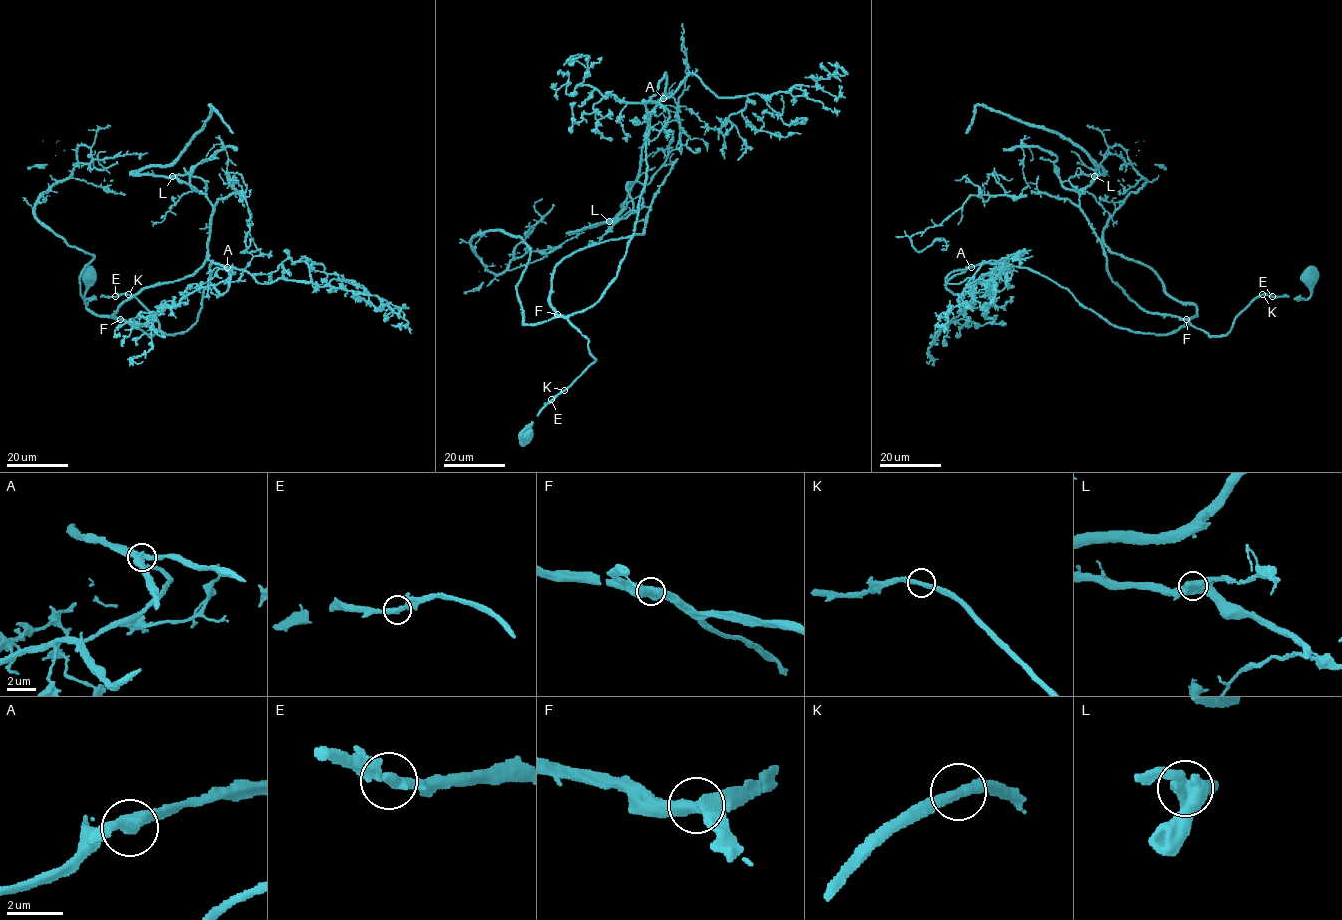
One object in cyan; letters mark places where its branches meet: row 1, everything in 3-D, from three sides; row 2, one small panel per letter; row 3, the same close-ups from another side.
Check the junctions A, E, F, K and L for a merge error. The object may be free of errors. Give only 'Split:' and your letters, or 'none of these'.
Split: L

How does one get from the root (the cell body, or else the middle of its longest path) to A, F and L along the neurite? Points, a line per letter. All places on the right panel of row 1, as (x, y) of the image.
A: (1309, 276), (1306, 299), (1259, 295), (1225, 334), (1210, 336), (1188, 324), (1132, 332), (1026, 268), (971, 267)
F: (1309, 276), (1309, 297), (1294, 299), (1259, 295), (1235, 318), (1225, 334), (1210, 336), (1187, 319)
L: (1309, 276), (1306, 299), (1259, 295), (1219, 336), (1146, 312), (1112, 281), (1080, 206), (1093, 176)

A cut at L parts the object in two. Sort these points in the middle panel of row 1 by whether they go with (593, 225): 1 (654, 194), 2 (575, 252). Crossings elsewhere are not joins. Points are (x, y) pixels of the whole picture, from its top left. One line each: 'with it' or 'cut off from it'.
1: cut off from it
2: cut off from it

